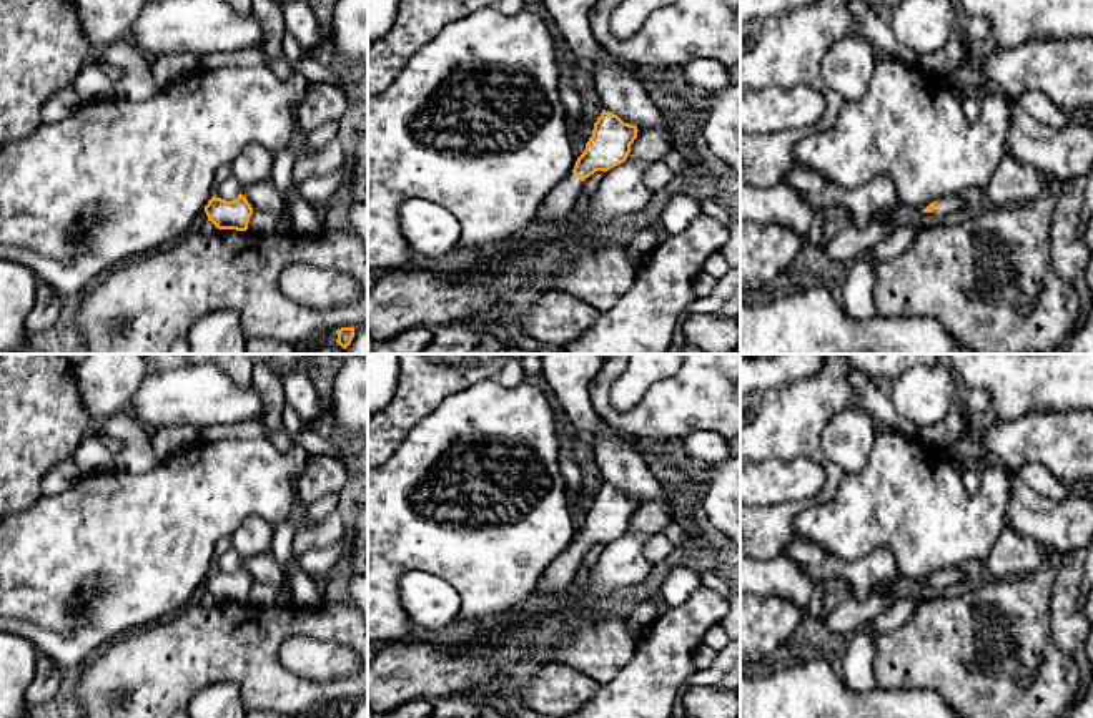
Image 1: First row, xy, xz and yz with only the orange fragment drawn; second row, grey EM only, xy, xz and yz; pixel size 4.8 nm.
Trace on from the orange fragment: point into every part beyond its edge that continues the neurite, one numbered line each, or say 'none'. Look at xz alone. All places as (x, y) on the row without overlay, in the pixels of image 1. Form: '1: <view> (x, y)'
1: xz (554, 582)

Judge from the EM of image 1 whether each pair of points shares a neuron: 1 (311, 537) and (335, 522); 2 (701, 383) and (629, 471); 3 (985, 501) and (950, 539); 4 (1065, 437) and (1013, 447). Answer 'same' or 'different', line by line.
1: same
2: different
3: same
4: same

